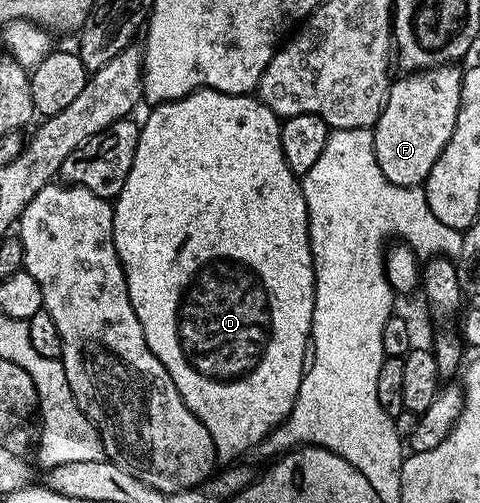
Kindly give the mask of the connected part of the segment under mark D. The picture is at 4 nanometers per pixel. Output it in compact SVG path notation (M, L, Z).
M198 89L192 91L190 95L183 96L182 99L172 99L169 103L156 104L152 110L153 112L146 117L145 124L140 124L137 148L135 149L133 164L131 165L131 173L127 173L127 181L113 203L113 244L117 250L121 267L125 271L129 300L135 309L135 317L139 317L139 325L143 325L143 337L147 341L151 353L155 353L155 357L159 357L163 369L167 369L167 373L171 373L171 381L175 381L175 389L179 389L179 393L183 397L183 401L191 409L191 413L195 413L195 417L207 429L207 433L211 433L216 454L220 456L220 458L222 455L225 461L233 461L241 457L236 457L236 455L241 455L244 451L246 454L263 436L274 431L274 429L289 416L291 409L295 405L295 397L297 396L297 390L301 384L301 376L304 375L307 370L307 352L311 347L311 332L313 329L314 284L313 254L311 253L311 245L309 244L309 210L307 209L305 198L301 192L298 176L293 174L292 169L287 165L287 161L283 157L283 145L281 144L282 120L268 105L262 103L260 99L254 97L252 94L228 95L222 91Z

